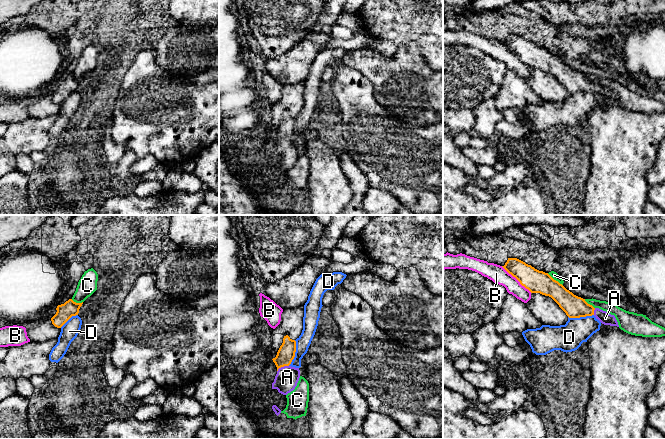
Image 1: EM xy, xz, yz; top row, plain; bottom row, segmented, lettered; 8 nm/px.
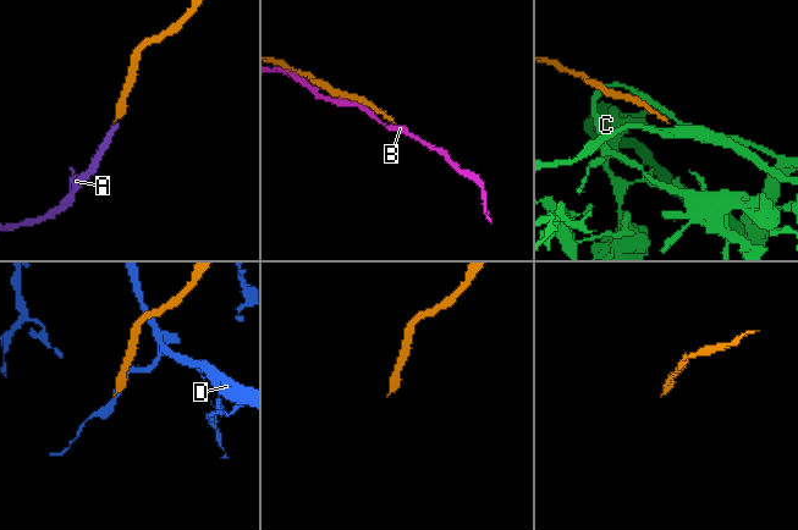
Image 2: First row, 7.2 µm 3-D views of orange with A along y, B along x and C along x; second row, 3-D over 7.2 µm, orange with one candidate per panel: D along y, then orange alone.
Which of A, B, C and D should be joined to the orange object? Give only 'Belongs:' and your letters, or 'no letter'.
Belongs: A

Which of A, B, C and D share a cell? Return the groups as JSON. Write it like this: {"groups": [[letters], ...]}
{"groups": [["A"], ["B"], ["C"], ["D"]]}

